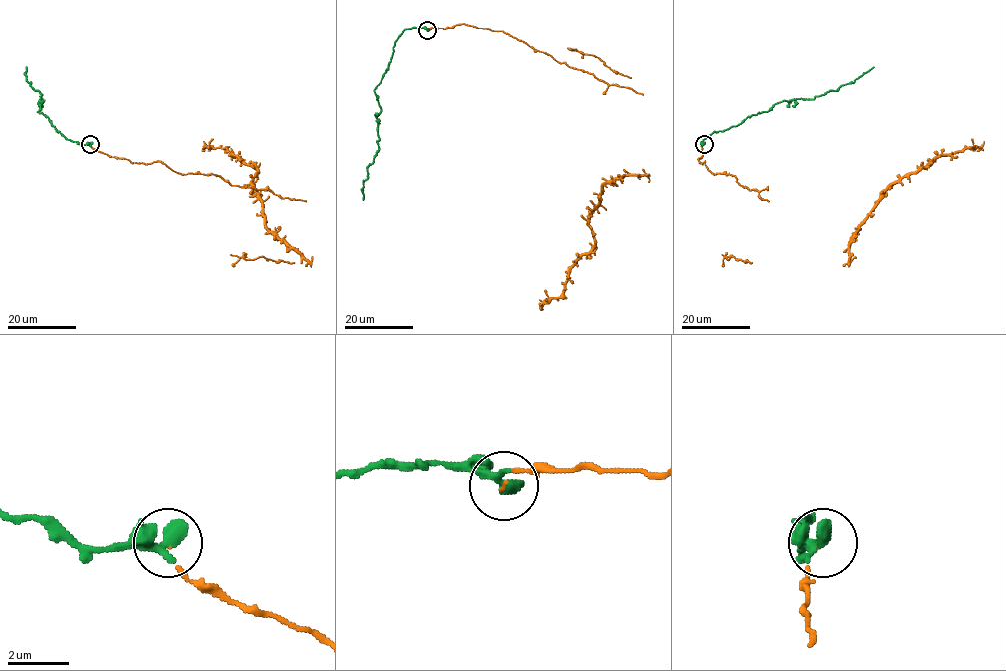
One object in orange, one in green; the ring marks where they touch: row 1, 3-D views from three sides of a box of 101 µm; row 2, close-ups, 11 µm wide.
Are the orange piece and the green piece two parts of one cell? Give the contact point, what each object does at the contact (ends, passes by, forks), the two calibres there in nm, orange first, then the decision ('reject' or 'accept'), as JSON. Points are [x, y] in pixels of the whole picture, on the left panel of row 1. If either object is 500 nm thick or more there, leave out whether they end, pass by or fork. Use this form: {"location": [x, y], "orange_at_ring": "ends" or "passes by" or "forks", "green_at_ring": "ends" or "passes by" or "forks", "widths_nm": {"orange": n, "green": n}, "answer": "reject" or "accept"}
{"location": [90, 144], "widths_nm": {"orange": 60, "green": 500}, "answer": "accept"}

